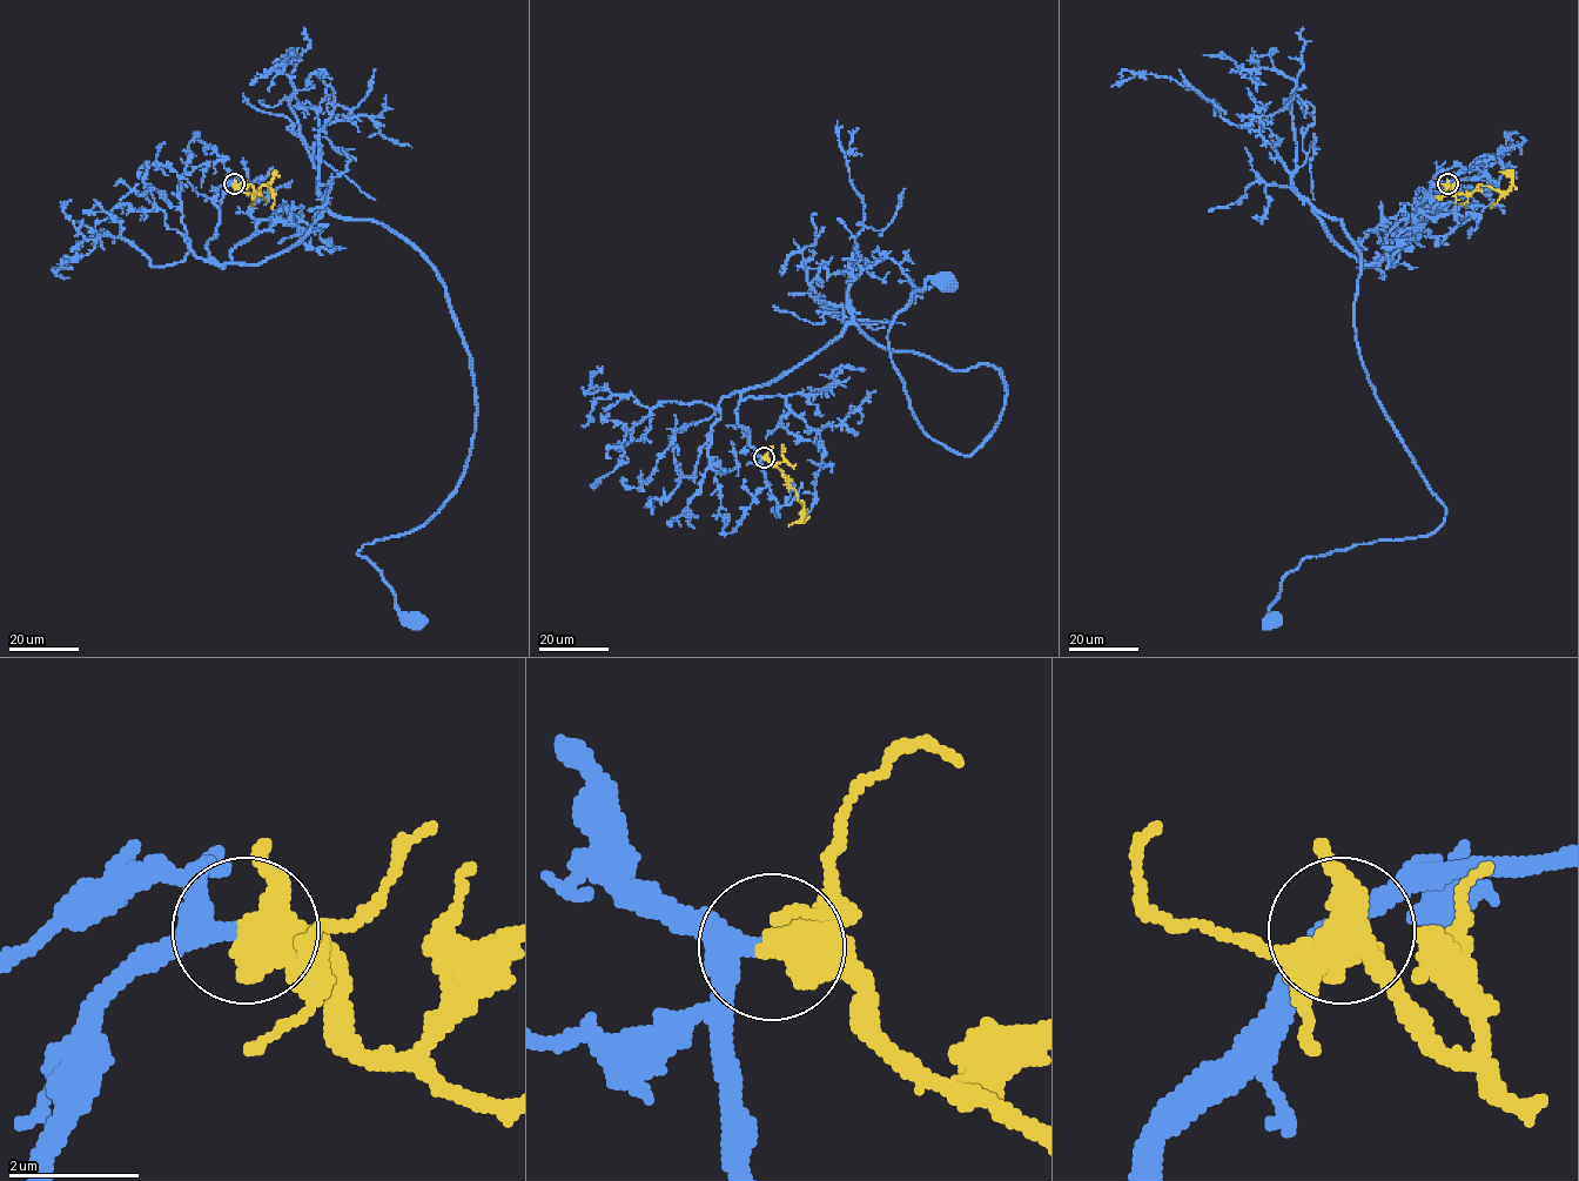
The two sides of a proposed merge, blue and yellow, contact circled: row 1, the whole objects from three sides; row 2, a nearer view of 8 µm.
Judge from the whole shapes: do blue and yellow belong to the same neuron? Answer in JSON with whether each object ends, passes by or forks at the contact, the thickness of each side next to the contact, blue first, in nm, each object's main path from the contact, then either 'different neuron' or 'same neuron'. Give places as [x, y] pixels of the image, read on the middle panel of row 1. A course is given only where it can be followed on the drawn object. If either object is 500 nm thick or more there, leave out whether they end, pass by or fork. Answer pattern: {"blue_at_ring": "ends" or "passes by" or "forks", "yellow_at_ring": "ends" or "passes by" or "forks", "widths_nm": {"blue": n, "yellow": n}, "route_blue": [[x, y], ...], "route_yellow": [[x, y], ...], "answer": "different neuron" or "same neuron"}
{"blue_at_ring": "passes by", "yellow_at_ring": "forks", "widths_nm": {"blue": 300, "yellow": 420}, "route_blue": [[763, 457], [740, 395], [848, 323], [1000, 370], [969, 455], [920, 425], [889, 353], [945, 283]], "route_yellow": [[764, 457], [783, 471], [795, 491], [803, 505], [801, 522], [807, 508]], "answer": "same neuron"}

